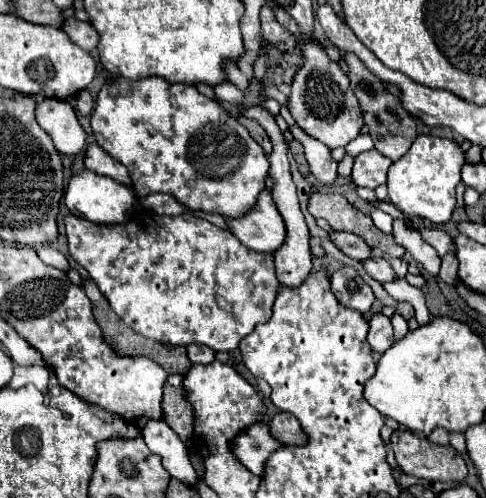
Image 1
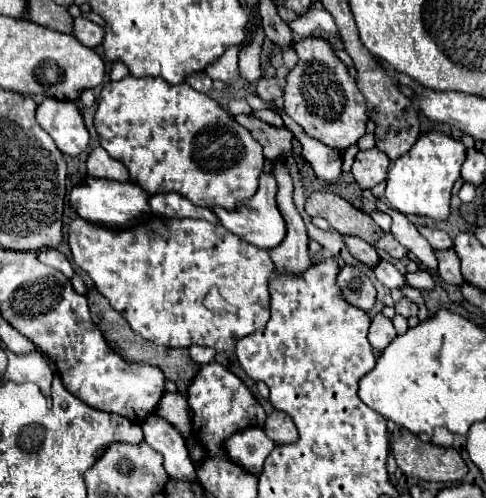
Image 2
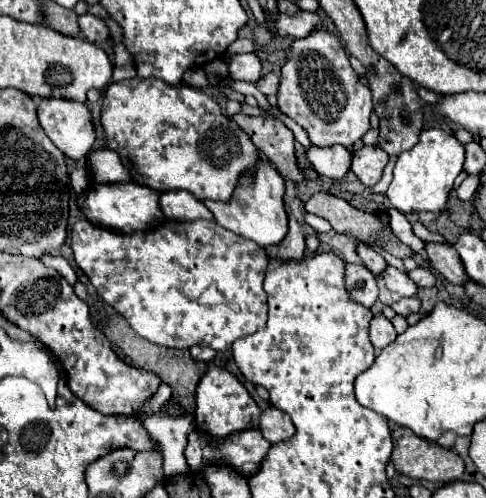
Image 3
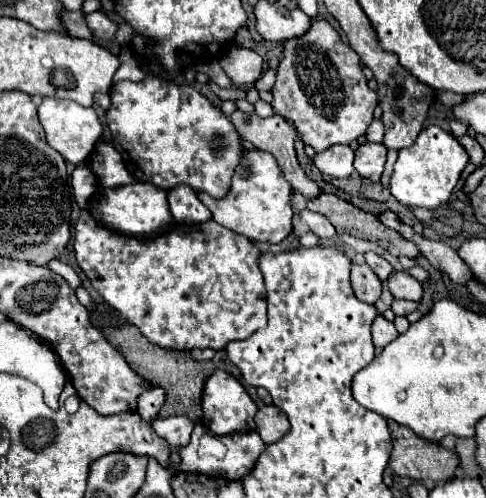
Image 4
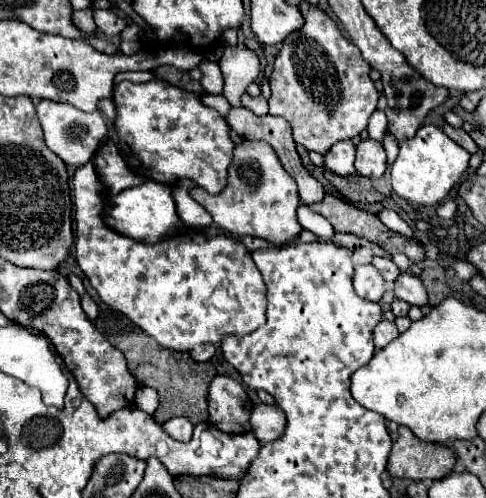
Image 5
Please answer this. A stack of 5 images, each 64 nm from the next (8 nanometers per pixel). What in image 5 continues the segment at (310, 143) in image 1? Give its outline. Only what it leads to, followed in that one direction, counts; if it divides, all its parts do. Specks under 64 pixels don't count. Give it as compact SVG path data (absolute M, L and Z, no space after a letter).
M350 140L336 142L324 154L324 168L336 176L352 176L354 170L354 144Z

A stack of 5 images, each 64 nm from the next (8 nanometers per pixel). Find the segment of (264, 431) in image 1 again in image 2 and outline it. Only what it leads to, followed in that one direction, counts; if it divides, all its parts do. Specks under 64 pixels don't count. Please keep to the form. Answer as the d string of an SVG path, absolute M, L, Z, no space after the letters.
M252 426L242 432L236 432L228 438L228 458L242 466L246 472L260 476L262 464L268 458L268 454L276 448L276 442L266 436L264 428Z

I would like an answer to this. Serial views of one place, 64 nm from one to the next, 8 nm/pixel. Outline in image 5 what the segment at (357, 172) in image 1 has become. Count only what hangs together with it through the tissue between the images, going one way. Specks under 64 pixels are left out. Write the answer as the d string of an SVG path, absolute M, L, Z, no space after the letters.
M362 140L356 146L356 172L366 178L380 178L386 172L386 152L382 142Z

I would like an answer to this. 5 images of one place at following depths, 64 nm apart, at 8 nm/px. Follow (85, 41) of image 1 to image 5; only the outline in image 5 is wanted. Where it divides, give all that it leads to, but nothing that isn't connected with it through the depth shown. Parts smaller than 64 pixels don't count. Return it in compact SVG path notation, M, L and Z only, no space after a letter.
M94 10L94 22L106 38L114 38L126 28L126 22L110 10Z

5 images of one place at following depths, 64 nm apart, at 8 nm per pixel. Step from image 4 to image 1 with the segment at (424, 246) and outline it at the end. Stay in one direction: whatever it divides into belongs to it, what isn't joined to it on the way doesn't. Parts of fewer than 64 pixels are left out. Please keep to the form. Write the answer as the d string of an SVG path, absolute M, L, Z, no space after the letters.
M448 252L444 258L442 258L442 268L440 268L440 278L446 282L446 284L456 284L458 282L458 260L456 260L456 254L454 252Z

